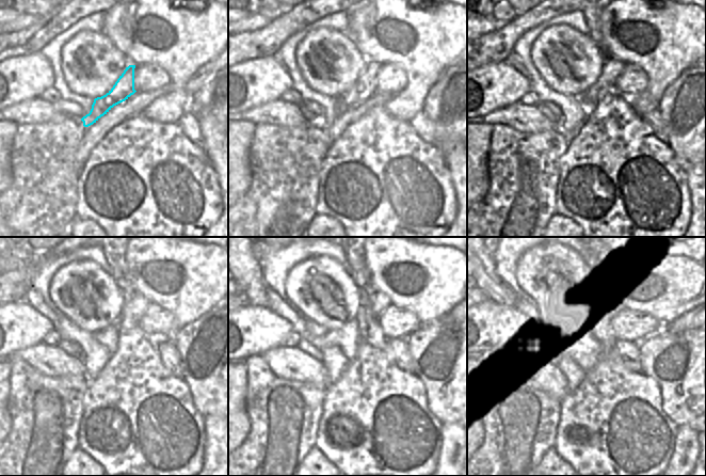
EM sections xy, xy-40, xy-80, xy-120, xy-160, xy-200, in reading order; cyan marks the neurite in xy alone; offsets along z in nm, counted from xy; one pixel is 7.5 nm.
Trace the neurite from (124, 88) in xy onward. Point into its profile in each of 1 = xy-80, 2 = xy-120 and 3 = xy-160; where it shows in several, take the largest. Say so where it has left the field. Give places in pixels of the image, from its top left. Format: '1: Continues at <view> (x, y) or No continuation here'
1: Continues at xy-80 (612, 68)
2: Continues at xy-120 (133, 310)
3: Continues at xy-160 (379, 300).

